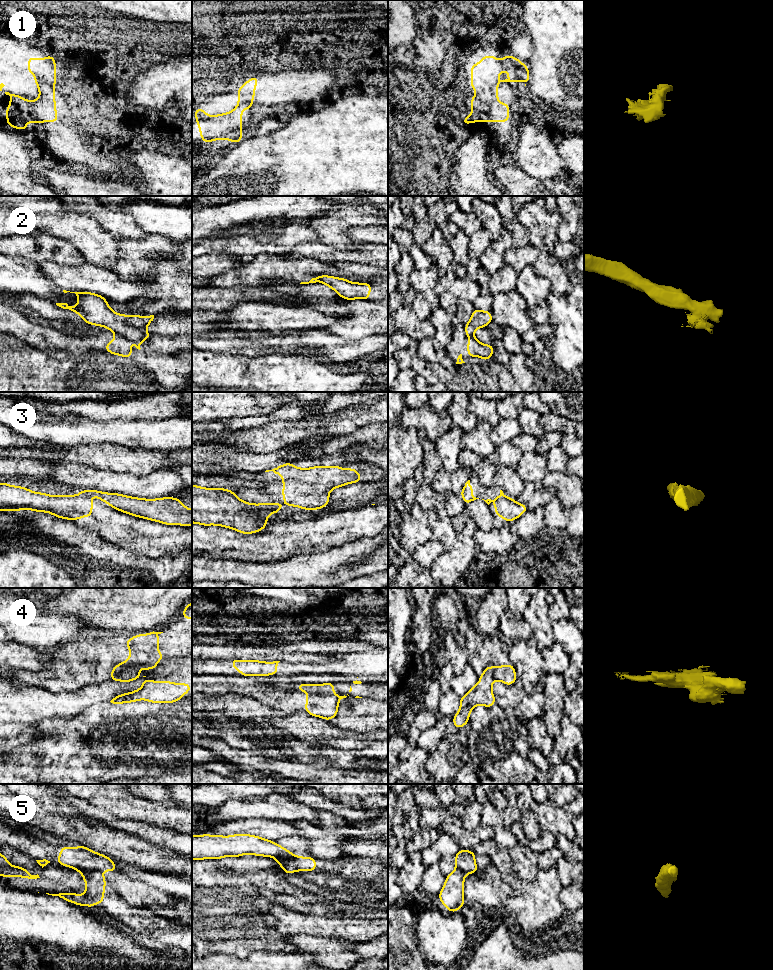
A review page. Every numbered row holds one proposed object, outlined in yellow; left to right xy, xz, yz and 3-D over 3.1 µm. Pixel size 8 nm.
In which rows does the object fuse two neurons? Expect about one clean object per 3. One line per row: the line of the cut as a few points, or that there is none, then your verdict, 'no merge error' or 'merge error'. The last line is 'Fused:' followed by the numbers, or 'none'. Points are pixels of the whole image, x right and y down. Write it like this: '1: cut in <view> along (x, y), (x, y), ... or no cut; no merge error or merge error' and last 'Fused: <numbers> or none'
1: no cut; no merge error
2: cut in xy along (113, 331), (130, 340), (142, 341); merge error
3: cut in xy along (80, 493), (84, 495); merge error
4: cut in xy along (138, 669), (127, 667), (117, 676), (111, 678); merge error
5: cut in xy along (76, 868), (100, 872); merge error
Fused: 2, 3, 4, 5

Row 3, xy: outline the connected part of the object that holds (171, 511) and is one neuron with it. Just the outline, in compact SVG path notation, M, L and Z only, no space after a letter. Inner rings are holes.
M80 490L80 494L97 497L105 503L109 504L110 507L136 517L160 522L167 525L192 525L192 509L185 507L182 501L178 498L164 497L158 499L143 499L117 493L105 493L98 490Z

